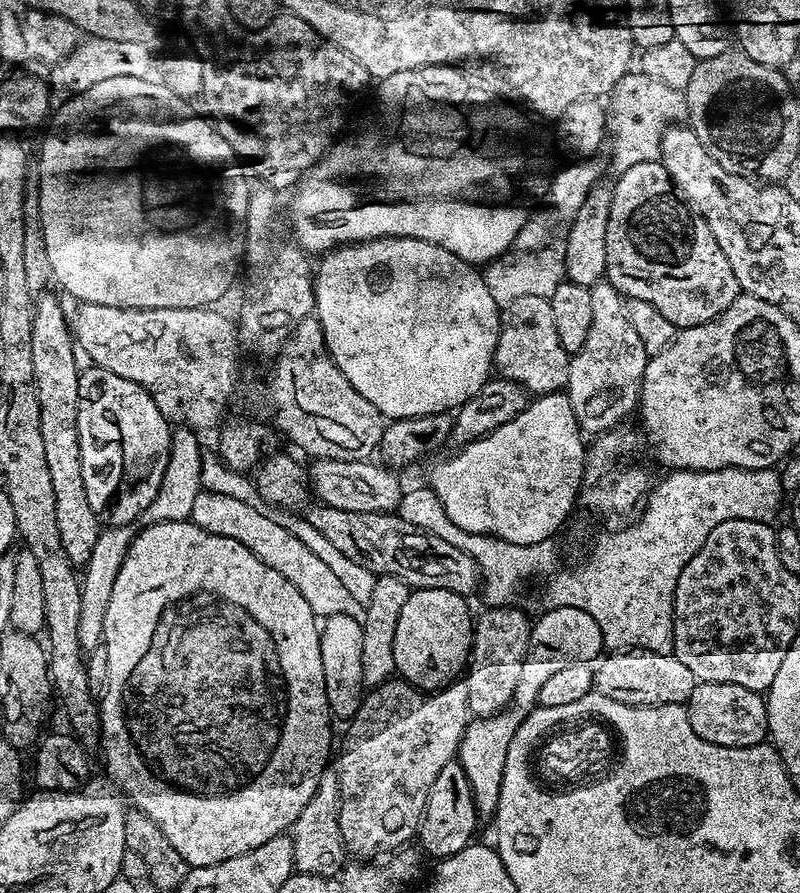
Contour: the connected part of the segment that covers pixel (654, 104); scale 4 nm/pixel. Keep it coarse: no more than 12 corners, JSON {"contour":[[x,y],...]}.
{"contour":[[639,70],[612,87],[613,173],[660,154],[685,93]]}

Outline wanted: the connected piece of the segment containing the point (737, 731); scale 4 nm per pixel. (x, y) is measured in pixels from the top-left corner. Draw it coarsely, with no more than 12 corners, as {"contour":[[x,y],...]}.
{"contour":[[697,683],[686,707],[711,744],[765,743],[765,697],[746,686]]}

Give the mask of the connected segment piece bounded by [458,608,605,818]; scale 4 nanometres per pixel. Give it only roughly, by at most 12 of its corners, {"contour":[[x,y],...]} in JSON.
{"contour":[[586,610],[531,625],[508,707],[473,719],[458,759],[481,817],[496,815],[510,742],[562,666],[595,661]]}

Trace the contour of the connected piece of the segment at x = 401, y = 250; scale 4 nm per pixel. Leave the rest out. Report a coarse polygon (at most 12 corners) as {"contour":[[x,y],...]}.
{"contour":[[416,236],[323,253],[315,317],[397,420],[493,375],[501,305]]}

